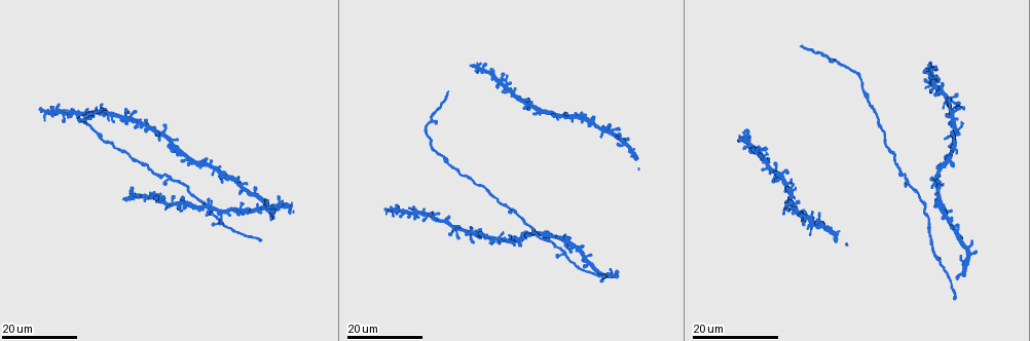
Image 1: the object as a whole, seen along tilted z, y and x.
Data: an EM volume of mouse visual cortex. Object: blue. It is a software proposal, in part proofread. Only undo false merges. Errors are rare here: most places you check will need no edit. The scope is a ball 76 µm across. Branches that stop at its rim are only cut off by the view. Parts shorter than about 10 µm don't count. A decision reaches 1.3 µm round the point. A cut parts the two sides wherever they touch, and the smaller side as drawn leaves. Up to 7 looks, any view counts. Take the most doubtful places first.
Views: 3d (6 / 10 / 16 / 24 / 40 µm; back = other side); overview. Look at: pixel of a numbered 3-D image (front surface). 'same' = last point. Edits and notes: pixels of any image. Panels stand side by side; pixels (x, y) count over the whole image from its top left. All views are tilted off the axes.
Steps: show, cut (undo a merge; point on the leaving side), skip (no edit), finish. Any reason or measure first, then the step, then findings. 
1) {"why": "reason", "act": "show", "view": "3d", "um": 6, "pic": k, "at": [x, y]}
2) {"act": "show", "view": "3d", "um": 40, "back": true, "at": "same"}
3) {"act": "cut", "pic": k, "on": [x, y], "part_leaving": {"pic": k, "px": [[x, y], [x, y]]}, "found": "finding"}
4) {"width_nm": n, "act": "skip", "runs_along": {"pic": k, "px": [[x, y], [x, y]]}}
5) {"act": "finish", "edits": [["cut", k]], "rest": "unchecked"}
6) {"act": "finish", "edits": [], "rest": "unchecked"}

{"why": "four or more arms meet", "act": "show", "view": "3d", "um": 16, "pic": 1, "at": [936, 177]}

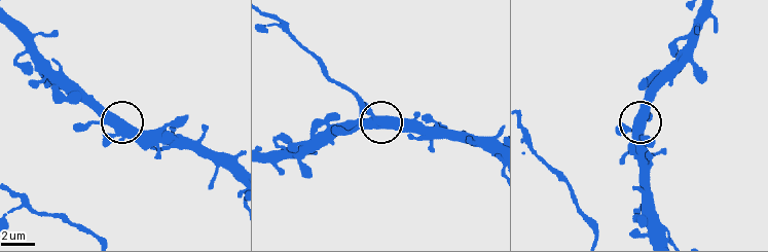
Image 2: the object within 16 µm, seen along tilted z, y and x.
{"act": "show", "view": "3d", "um": 10, "pic": 2, "at": [129, 125]}

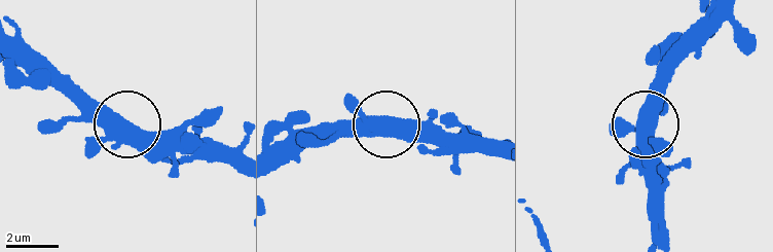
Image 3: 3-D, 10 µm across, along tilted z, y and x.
{"side_arm_um": 42, "arms": 4, "act": "skip", "found": "one neuron here"}

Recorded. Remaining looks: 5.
{"why": "thick turns thin", "act": "show", "view": "3d", "um": 24, "pic": 1, "at": [432, 121]}

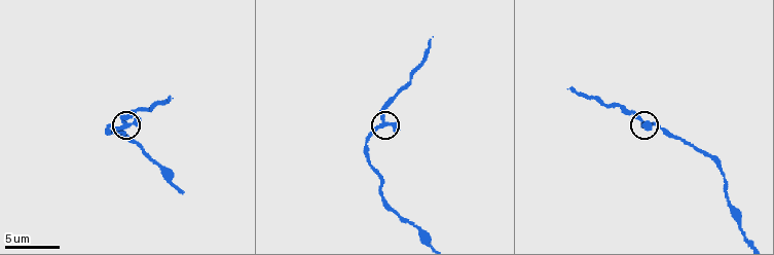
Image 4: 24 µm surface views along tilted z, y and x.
{"act": "show", "view": "3d", "um": 6, "pic": 4, "at": [382, 123]}

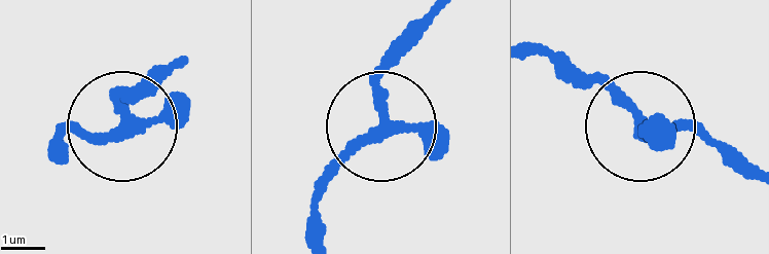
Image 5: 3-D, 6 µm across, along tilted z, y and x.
{"width_nm": 220, "act": "skip", "found": "all the same neuron"}

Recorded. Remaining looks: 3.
{"why": "three-way junction", "act": "show", "view": "3d", "um": 16, "pic": 1, "at": [234, 181]}

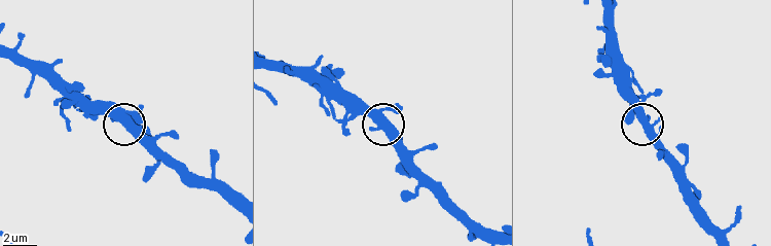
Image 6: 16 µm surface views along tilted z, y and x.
{"why": "closer look", "act": "show", "view": "3d", "um": 6, "pic": 6, "at": [121, 115]}

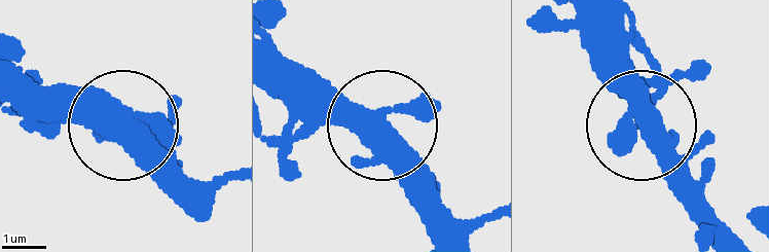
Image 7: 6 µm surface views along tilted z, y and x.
{"side_arm_um": 19, "arms": 3, "act": "skip", "found": "all the same neuron"}

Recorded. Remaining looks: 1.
{"act": "finish", "edits": [], "rest": "unchecked"}

